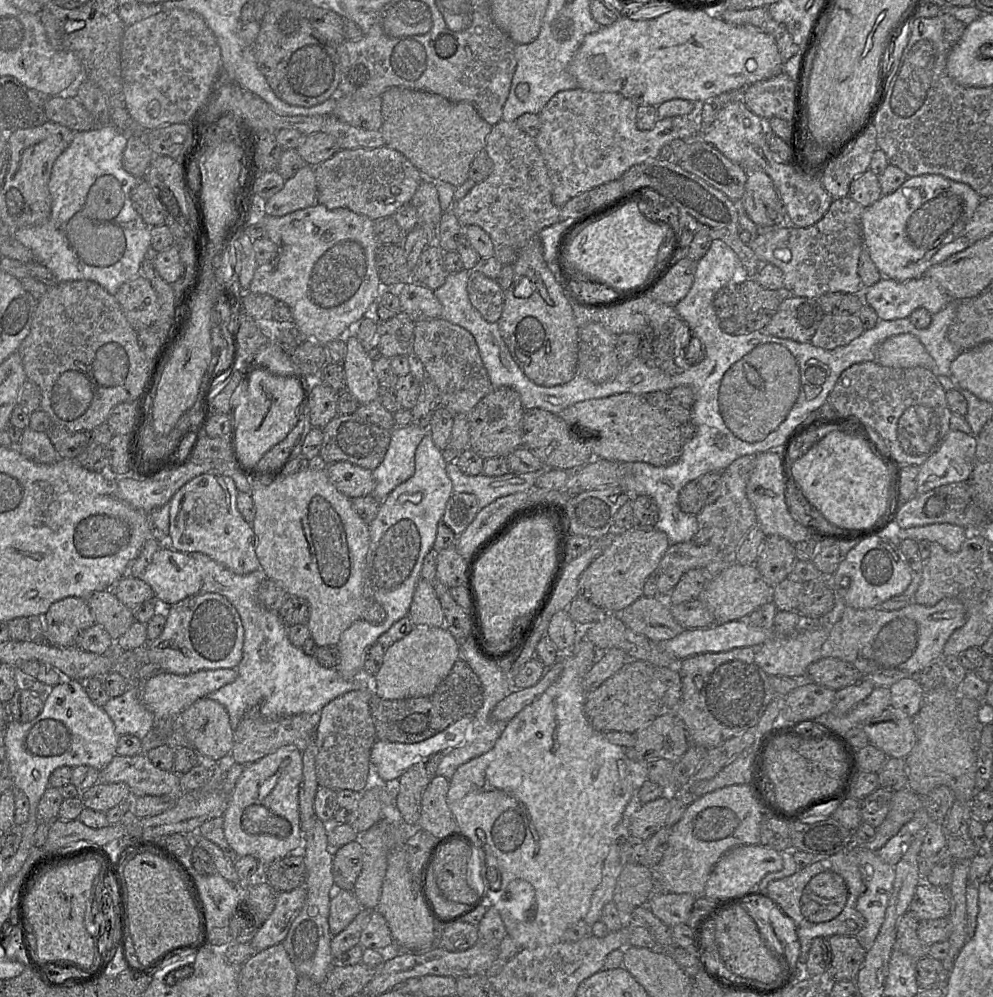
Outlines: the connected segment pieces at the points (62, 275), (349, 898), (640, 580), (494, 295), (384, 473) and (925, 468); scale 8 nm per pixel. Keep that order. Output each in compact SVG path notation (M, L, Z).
M112 124L74 132L71 143L52 167L49 180L52 208L48 221L42 225L12 230L12 236L31 250L36 262L54 274L57 283L89 280L115 295L122 284L141 274L143 262L153 254L150 246L150 226L136 210L130 196L140 179L128 173L122 164L126 144L127 134Z
M335 890L328 918L331 935L335 936L343 931L362 909L353 891Z
M632 528L608 535L612 535L611 544L579 578L578 597L585 598L608 614L620 614L643 596L647 578L655 574L671 543L668 536L656 528Z
M468 270L467 292L473 307L490 322L497 322L501 316L505 291L495 279L478 270Z
M414 424L396 426L391 430L391 440L388 450L381 463L372 471L375 487L371 495L382 502L399 484L413 476L415 472L415 453L420 441L429 434L428 427Z
M950 430L940 449L919 466L917 493L968 481L974 469L976 449L975 435Z

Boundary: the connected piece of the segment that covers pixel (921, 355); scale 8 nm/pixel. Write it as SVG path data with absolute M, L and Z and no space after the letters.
M904 333L891 336L877 347L877 360L892 368L924 367L935 369L935 361L915 336Z

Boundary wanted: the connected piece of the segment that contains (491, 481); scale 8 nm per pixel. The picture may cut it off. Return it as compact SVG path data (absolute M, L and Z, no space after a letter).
M449 462L446 472L452 482L453 493L475 495L479 509L482 509L498 498L533 489L543 470L528 473L509 472L501 476L486 476L483 473L473 476L464 474L456 462Z

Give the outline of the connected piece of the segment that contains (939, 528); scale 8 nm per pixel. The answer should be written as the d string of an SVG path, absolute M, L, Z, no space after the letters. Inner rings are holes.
M949 523L897 529L897 535L901 539L936 542L951 553L958 552L961 549L963 542L968 537L968 532L961 526Z

